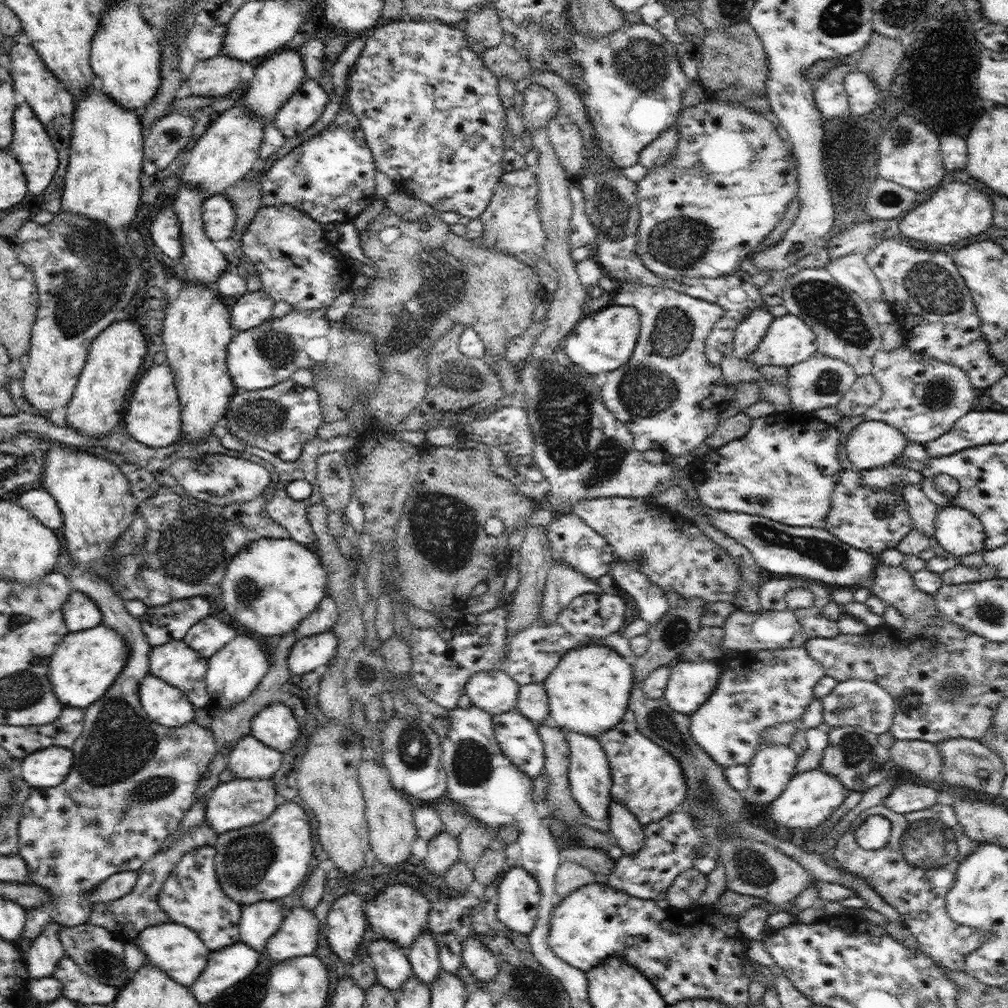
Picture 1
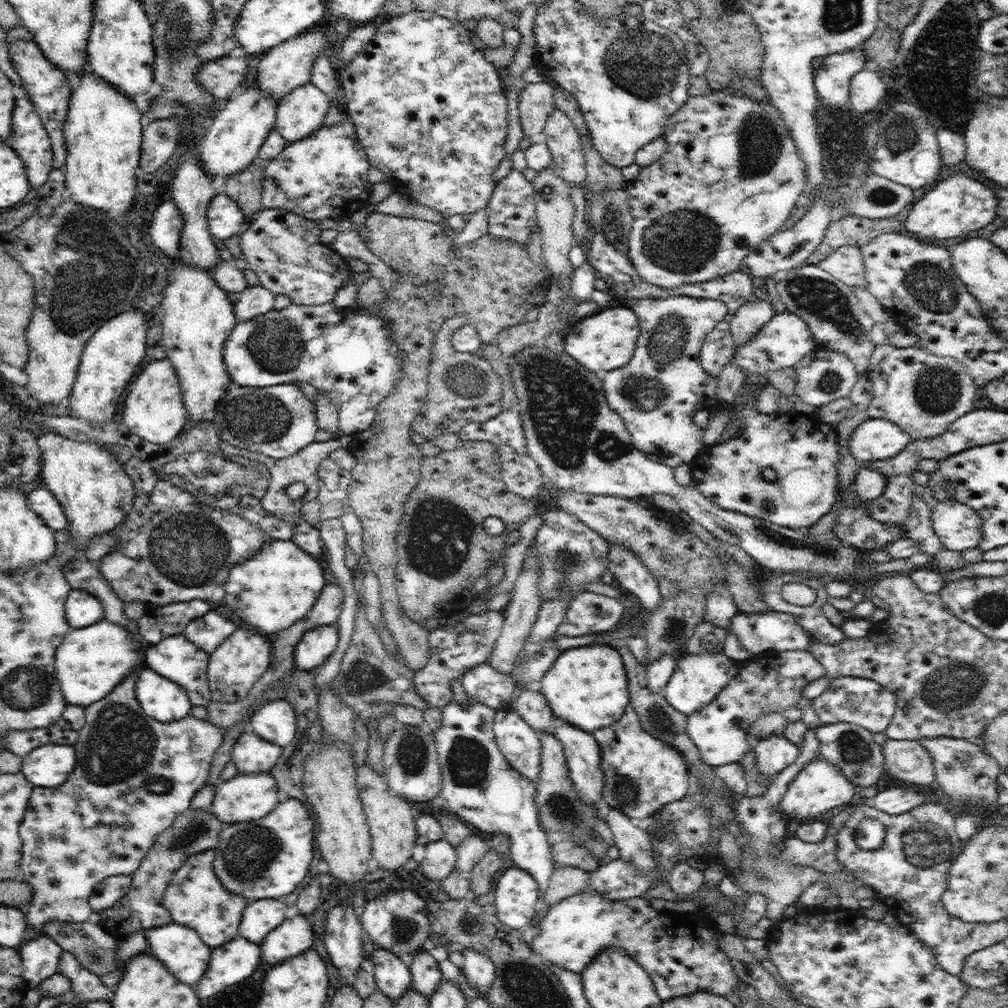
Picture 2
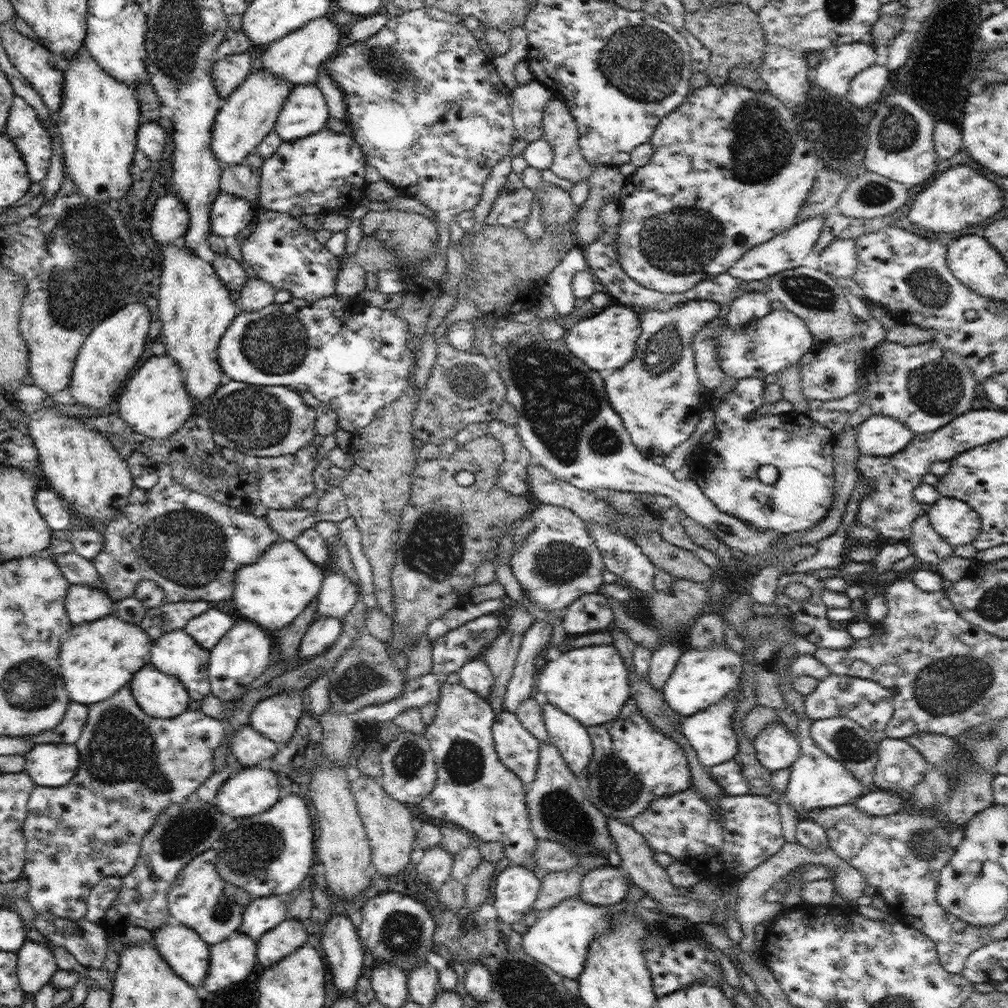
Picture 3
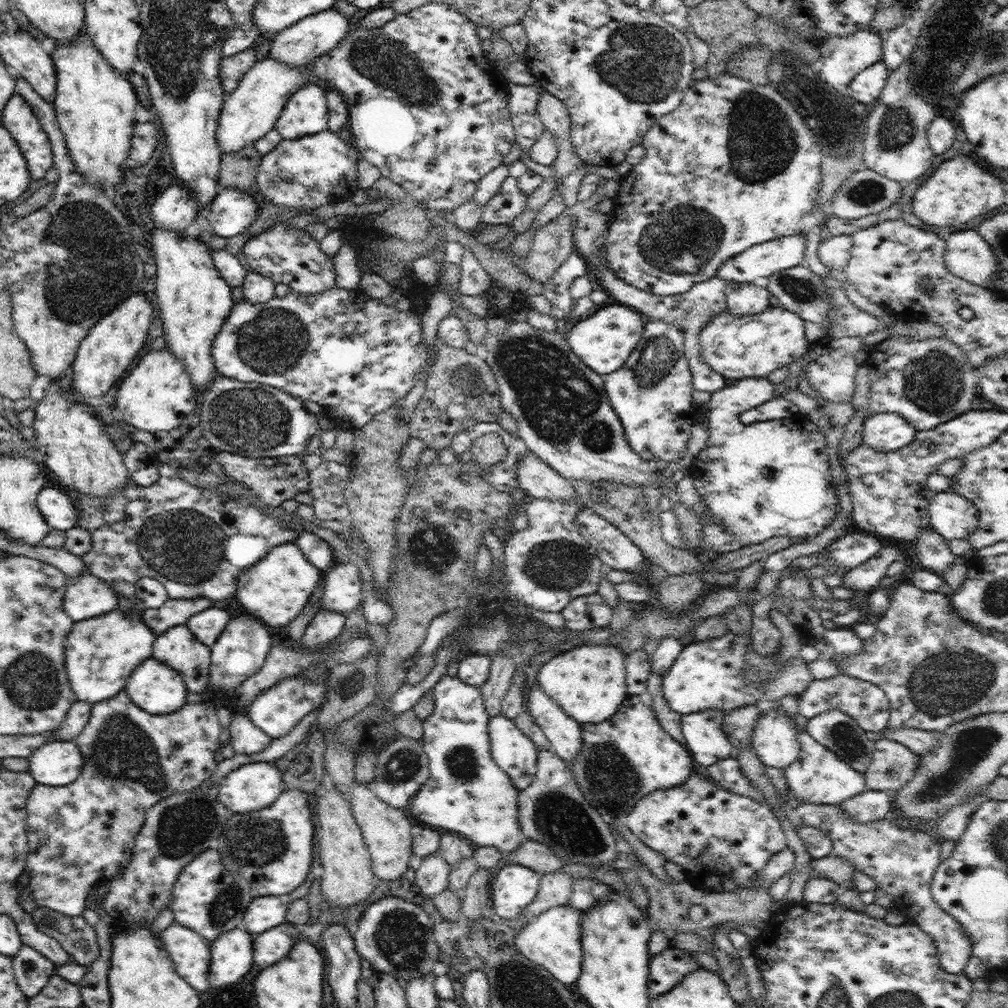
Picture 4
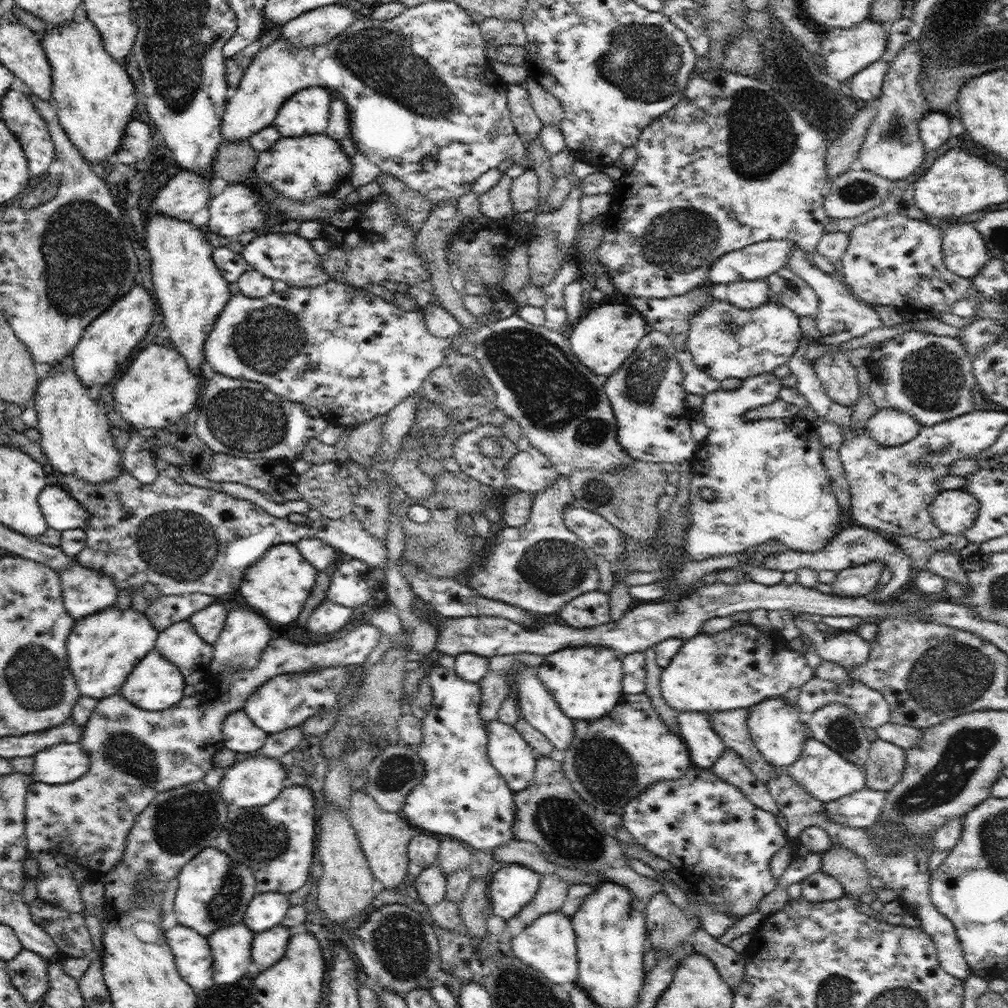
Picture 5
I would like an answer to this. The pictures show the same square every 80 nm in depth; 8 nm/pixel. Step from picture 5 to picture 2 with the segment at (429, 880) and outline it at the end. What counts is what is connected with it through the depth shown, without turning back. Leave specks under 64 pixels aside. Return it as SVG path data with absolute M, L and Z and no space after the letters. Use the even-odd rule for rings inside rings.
M438 840L426 847L426 856L419 863L421 873L430 880L441 881L455 869L457 861L456 850L448 840Z

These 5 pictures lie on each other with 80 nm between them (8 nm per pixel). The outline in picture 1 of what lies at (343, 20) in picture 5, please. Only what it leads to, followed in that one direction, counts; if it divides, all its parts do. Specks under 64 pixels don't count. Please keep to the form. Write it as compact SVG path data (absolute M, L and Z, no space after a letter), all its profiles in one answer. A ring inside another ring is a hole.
M283 47L270 59L262 61L260 66L255 68L254 78L250 80L249 88L242 92L241 98L244 98L243 104L250 114L269 123L275 120L277 112L282 108L284 102L288 101L301 88L301 84L306 80L305 66L299 48L287 49Z

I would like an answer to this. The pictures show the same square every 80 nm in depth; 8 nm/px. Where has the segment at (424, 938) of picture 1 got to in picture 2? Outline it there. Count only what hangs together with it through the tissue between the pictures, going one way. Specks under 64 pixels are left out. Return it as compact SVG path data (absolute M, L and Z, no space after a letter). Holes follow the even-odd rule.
M420 949L410 963L411 986L420 991L427 999L443 979L439 963L426 951Z

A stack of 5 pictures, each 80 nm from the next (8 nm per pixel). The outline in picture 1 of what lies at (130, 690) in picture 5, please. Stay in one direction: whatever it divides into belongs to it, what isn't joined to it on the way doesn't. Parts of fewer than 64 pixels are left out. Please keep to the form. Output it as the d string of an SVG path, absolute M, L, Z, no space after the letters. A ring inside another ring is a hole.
M147 674L139 686L142 708L154 722L178 728L194 720L195 706L179 689L153 674Z

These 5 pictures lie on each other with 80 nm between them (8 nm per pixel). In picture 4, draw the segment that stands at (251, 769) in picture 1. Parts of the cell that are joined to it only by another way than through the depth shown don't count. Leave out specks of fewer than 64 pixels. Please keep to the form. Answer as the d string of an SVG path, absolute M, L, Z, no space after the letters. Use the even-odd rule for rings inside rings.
M232 715L230 744L238 754L256 754L269 747L270 738L245 715Z

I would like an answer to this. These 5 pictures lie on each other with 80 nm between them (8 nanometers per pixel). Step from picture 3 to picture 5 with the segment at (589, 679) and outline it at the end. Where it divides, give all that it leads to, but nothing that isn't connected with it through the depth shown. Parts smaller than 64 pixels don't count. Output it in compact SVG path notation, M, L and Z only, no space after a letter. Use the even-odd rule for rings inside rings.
M604 646L566 648L548 654L536 671L542 684L564 710L564 714L568 714L568 718L573 720L598 720L606 716L622 696L622 662L610 648Z

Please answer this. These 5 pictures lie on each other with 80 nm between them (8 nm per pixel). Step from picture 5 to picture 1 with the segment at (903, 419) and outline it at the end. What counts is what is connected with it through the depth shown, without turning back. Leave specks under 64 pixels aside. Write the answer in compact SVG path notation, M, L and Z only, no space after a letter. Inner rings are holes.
M864 420L848 434L846 454L860 471L893 464L910 442L896 426L877 420Z

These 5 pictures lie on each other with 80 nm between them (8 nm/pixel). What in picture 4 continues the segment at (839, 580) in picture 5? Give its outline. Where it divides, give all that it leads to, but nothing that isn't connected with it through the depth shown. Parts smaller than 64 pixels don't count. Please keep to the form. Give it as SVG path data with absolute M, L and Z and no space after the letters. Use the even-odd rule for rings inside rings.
M894 546L882 547L881 551L866 562L850 569L842 576L842 586L854 592L870 591L886 578L888 566L903 556L902 550Z

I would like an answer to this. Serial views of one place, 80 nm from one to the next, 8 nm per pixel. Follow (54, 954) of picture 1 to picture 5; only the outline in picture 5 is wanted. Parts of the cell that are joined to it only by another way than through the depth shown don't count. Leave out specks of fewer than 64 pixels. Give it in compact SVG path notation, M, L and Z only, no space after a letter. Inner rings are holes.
M24 948L8 961L12 984L22 993L29 1005L40 1002L48 990L48 965L48 959Z

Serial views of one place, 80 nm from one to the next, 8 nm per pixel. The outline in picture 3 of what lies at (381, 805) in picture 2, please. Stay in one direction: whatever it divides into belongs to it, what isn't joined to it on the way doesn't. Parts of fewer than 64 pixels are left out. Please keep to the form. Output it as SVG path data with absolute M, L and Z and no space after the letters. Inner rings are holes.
M361 774L350 784L350 792L358 806L358 816L362 819L366 829L366 838L371 846L371 864L378 874L386 876L404 870L410 864L410 856L415 850L414 842L417 834L417 823L410 815L405 804L390 798L384 792L378 779Z

